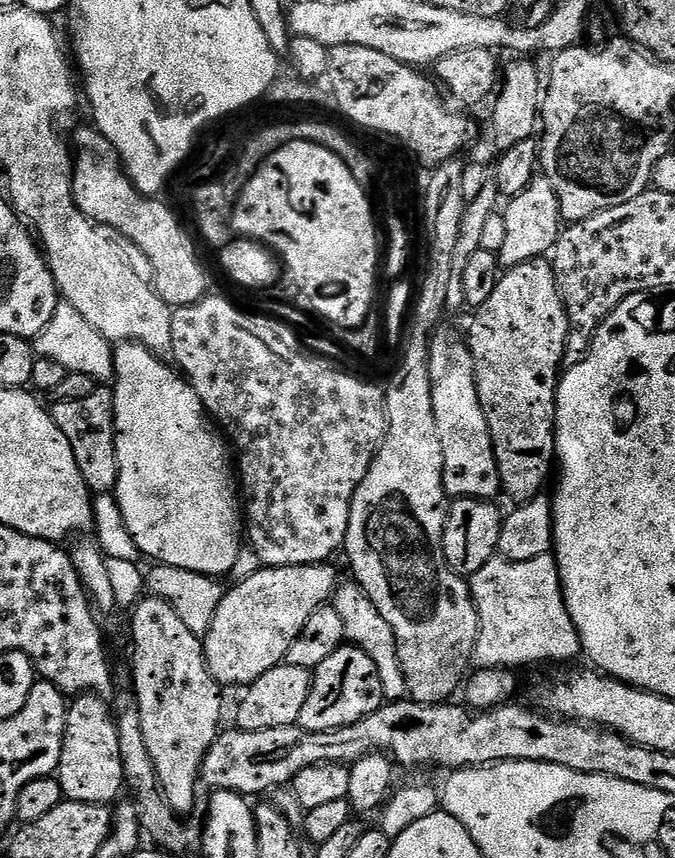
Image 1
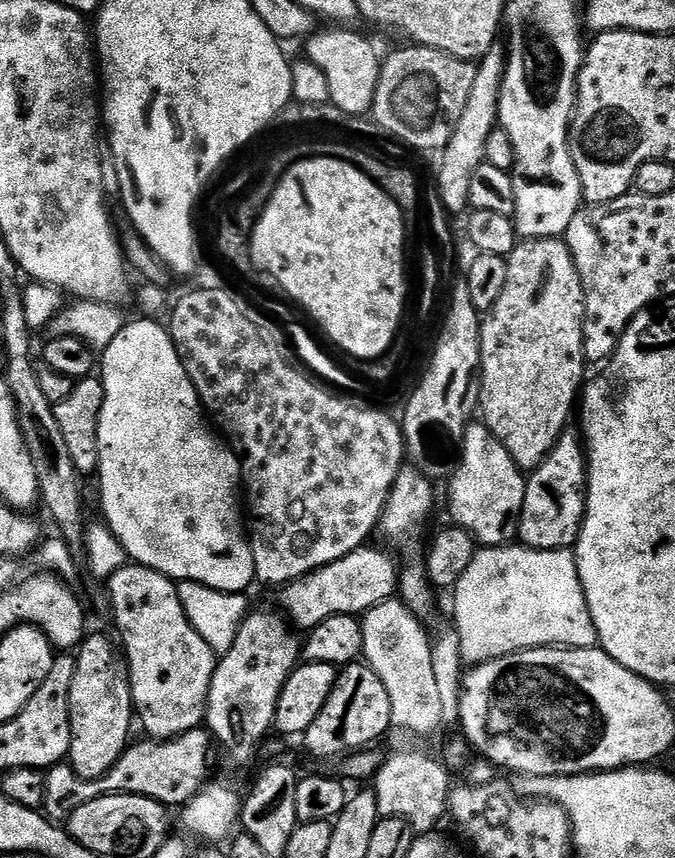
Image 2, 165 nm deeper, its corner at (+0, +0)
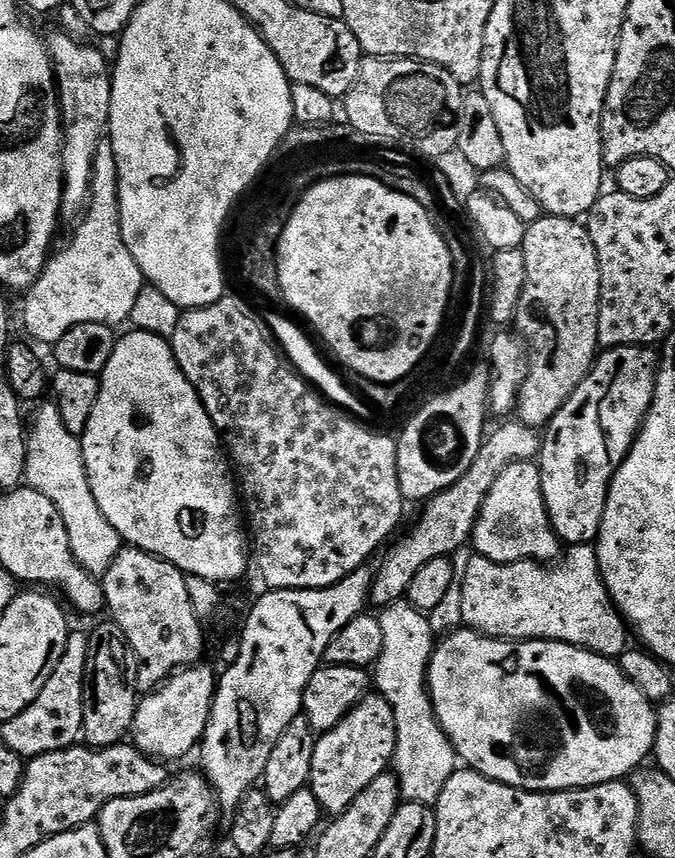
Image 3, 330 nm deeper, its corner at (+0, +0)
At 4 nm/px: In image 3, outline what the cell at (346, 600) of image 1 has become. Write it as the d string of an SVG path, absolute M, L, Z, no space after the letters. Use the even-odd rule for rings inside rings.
M407 602L389 604L379 613L379 618L382 626L382 654L374 665L374 688L379 695L386 698L386 702L390 702L390 710L394 710L396 723L394 775L400 781L400 794L407 803L432 806L442 794L442 786L446 786L446 782L458 771L458 757L450 738L440 729L432 705L432 696L428 693L428 667L434 651L432 624L428 621L431 619Z

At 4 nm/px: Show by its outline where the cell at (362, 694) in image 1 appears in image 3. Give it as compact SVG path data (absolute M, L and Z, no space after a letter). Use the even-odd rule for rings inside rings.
M379 694L364 697L350 714L329 732L323 733L314 746L314 762L308 783L329 817L340 816L383 772L389 771L396 754L396 723L390 702Z

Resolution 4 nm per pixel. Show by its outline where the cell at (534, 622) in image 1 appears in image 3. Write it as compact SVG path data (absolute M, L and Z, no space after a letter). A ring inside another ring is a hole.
M574 544L563 553L562 562L553 563L551 566L545 566L543 563L535 560L523 560L513 564L499 564L490 562L490 558L485 556L473 555L472 561L465 568L462 568L462 579L458 584L458 596L460 592L460 616L465 620L467 627L473 632L480 633L481 636L491 636L494 640L511 640L513 642L523 642L525 640L557 640L563 644L572 644L575 648L585 648L588 652L596 652L600 656L609 658L618 658L630 647L630 629L620 612L612 602L612 596L600 577L600 563L598 554L592 544Z

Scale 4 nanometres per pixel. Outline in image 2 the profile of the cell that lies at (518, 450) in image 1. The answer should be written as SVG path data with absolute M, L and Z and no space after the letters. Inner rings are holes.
M554 236L537 240L521 239L506 259L506 287L480 325L478 412L498 442L506 446L517 466L521 470L531 470L543 462L569 427L568 415L571 412L573 415L586 383L584 291L574 258L563 239Z

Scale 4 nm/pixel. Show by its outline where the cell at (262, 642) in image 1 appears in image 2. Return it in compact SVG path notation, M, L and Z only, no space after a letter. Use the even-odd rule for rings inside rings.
M372 547L360 548L346 554L346 558L338 558L338 562L330 562L330 566L322 566L294 582L283 585L279 589L279 607L283 615L297 629L311 630L318 626L318 622L326 622L326 618L334 614L360 616L374 606L393 599L397 595L400 582L397 561L387 551L384 553L382 549Z

